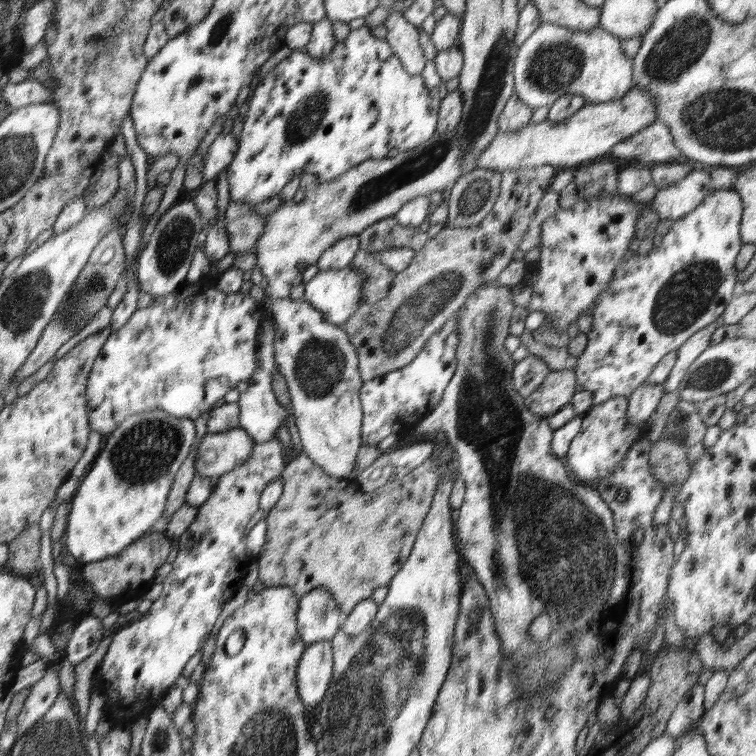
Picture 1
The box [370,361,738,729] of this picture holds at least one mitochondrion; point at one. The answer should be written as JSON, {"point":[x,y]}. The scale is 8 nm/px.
{"point":[682,416]}

